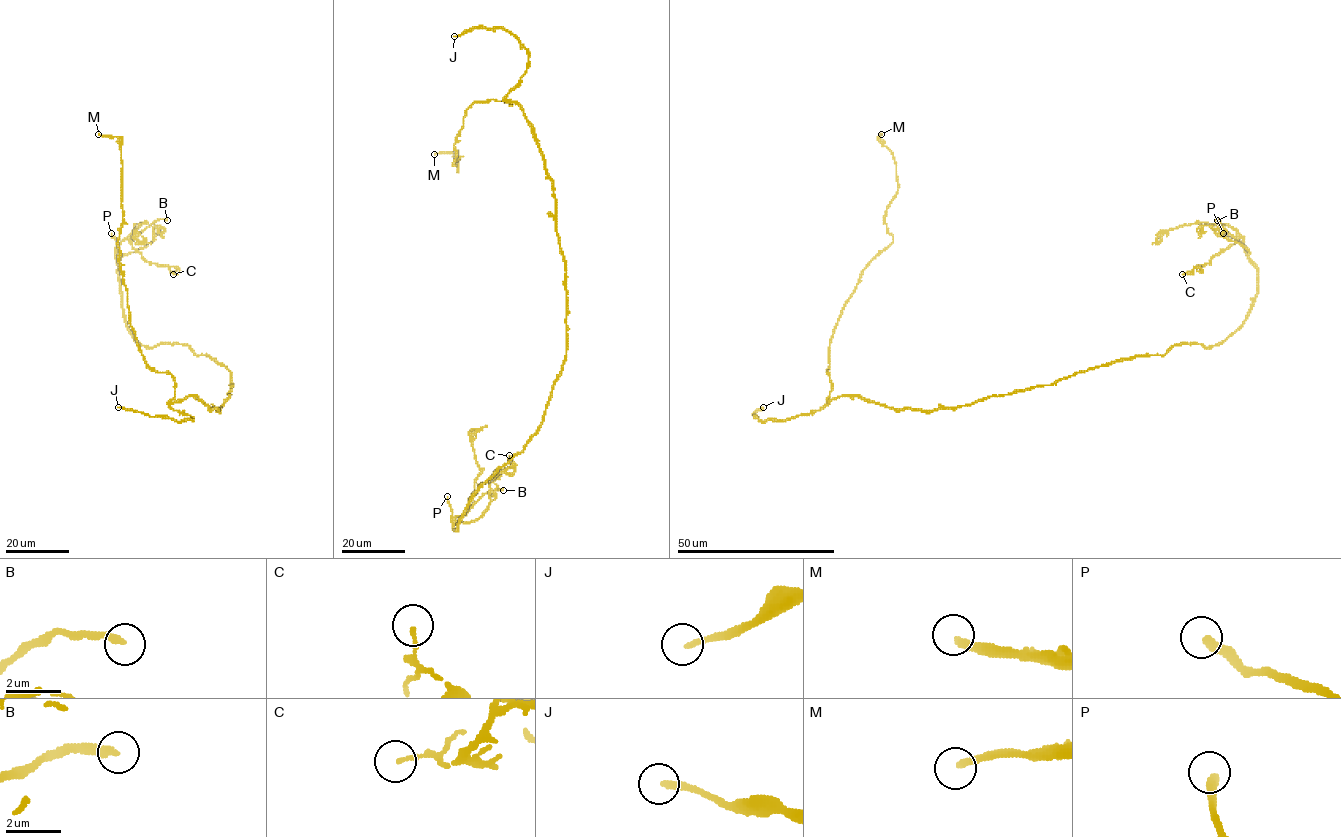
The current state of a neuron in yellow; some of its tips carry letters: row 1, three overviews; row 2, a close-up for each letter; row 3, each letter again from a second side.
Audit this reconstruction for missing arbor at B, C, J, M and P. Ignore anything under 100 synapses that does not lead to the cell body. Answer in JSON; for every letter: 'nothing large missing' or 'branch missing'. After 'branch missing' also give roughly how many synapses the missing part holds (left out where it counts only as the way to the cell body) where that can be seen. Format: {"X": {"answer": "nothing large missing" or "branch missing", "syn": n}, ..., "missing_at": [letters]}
{"B": {"answer": "nothing large missing"}, "C": {"answer": "nothing large missing"}, "J": {"answer": "branch missing", "syn": 120}, "M": {"answer": "nothing large missing"}, "P": {"answer": "branch missing"}, "missing_at": ["J", "P"]}

